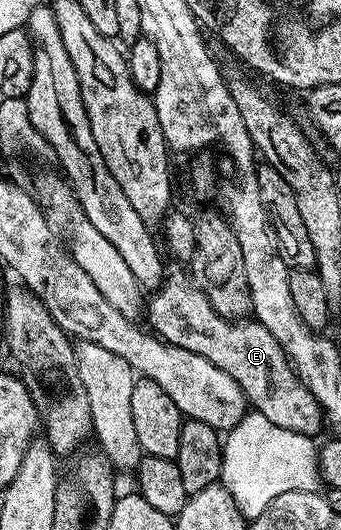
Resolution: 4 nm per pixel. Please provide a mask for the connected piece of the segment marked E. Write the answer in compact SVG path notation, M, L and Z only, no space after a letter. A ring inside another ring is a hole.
M170 276L149 297L144 308L145 315L150 315L149 327L167 344L194 351L212 362L212 366L220 366L220 370L234 378L240 390L244 390L253 411L268 418L268 422L284 426L284 430L317 437L317 432L324 428L322 407L298 381L280 342L276 342L276 338L272 338L272 334L268 334L268 330L253 318L226 320L216 314L197 284L183 276Z

